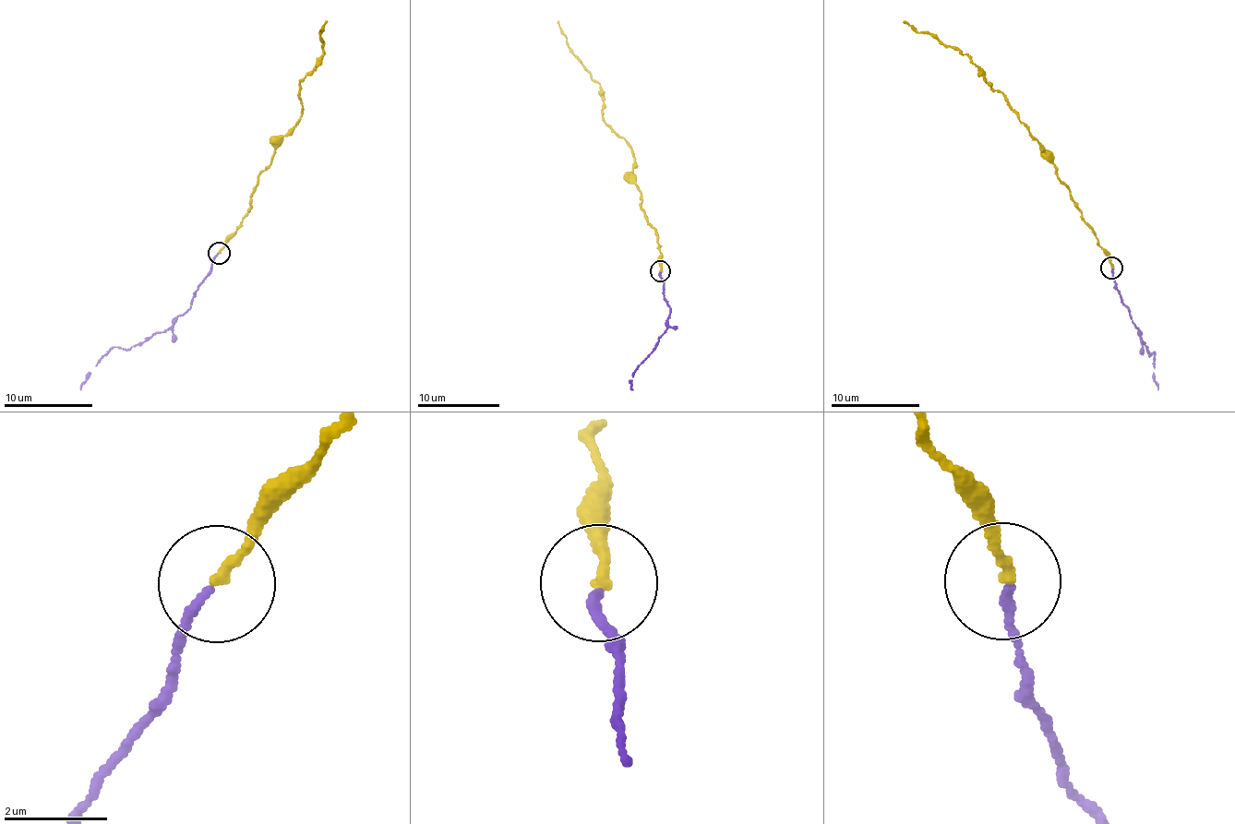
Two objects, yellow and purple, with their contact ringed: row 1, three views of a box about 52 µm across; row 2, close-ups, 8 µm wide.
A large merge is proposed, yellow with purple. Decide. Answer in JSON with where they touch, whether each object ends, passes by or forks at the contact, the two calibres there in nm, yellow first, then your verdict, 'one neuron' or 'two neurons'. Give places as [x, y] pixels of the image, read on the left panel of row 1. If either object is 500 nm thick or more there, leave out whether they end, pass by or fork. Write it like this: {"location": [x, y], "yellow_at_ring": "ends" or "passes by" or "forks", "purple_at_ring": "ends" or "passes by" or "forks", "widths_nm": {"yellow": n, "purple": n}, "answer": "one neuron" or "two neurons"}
{"location": [219, 253], "yellow_at_ring": "ends", "purple_at_ring": "ends", "widths_nm": {"yellow": 190, "purple": 160}, "answer": "one neuron"}

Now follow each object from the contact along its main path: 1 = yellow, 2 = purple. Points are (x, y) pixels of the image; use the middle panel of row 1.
1: (661, 270), (655, 230), (640, 209), (629, 146), (605, 123), (600, 85), (568, 46), (557, 20)
2: (661, 272), (663, 292), (671, 307), (664, 332), (630, 380), (633, 389)

